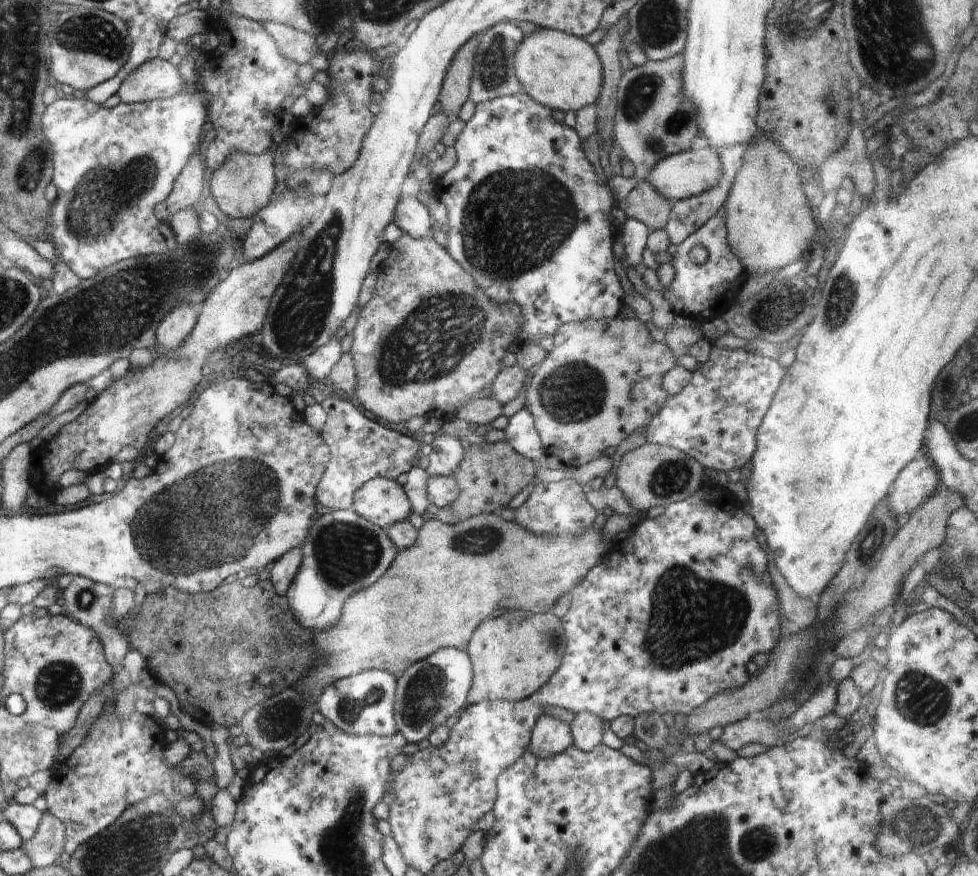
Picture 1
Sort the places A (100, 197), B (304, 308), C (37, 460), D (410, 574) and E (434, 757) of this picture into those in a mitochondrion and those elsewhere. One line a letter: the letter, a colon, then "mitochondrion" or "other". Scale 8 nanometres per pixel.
A: mitochondrion
B: mitochondrion
C: other
D: other
E: other

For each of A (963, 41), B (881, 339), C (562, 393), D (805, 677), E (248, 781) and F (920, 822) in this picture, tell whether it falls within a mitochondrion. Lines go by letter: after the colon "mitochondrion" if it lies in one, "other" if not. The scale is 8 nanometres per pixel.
A: other
B: other
C: mitochondrion
D: mitochondrion
E: other
F: mitochondrion

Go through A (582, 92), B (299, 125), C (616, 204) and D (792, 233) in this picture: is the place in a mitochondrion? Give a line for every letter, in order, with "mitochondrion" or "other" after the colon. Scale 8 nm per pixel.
A: other
B: other
C: other
D: other

